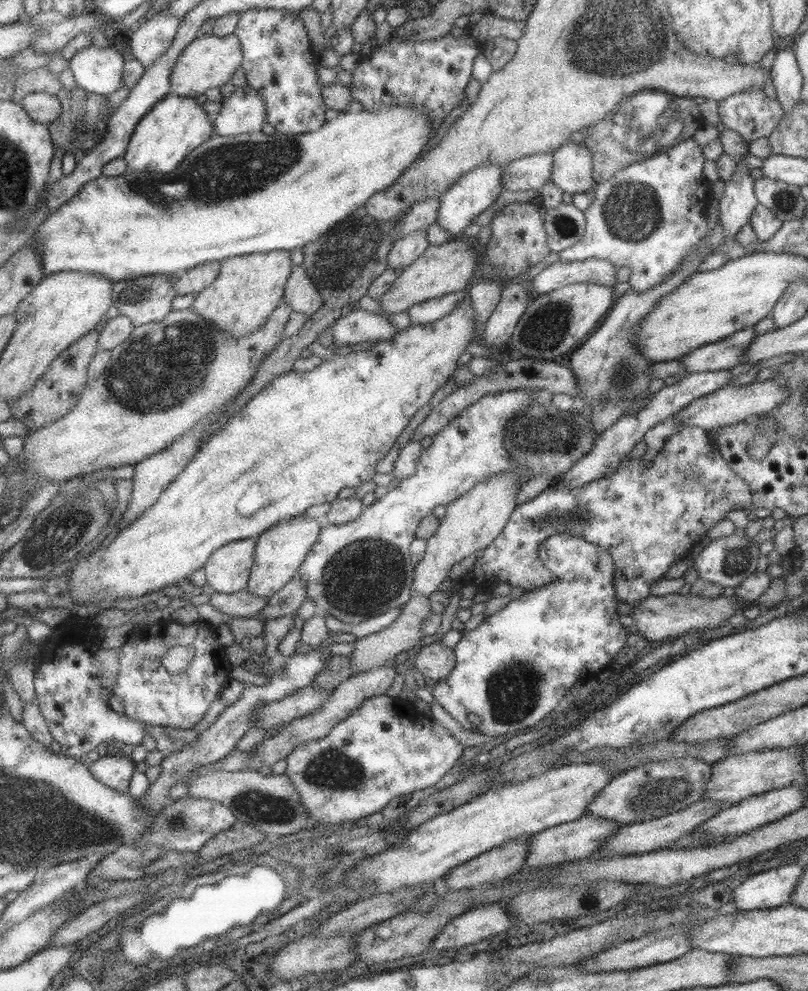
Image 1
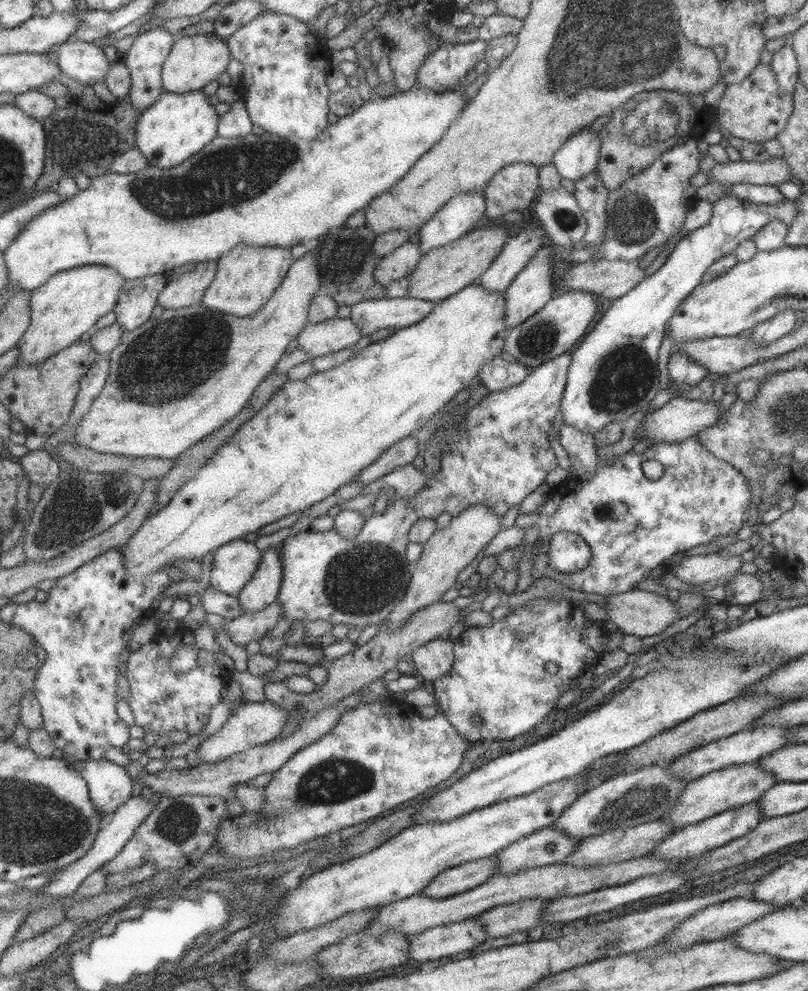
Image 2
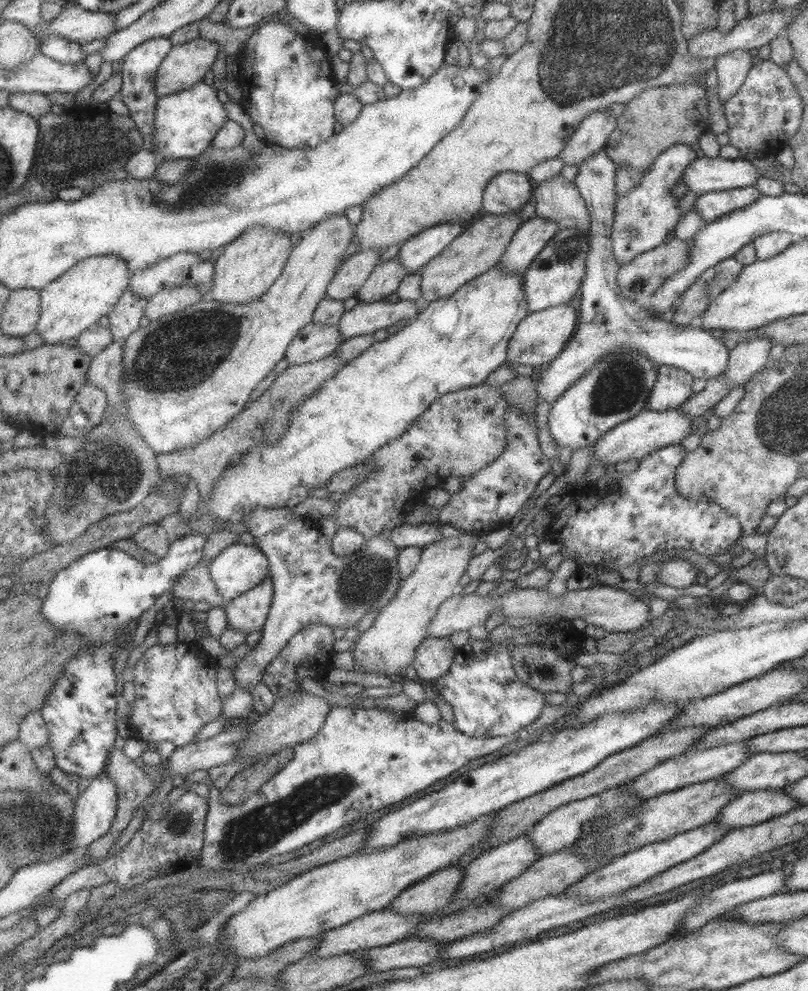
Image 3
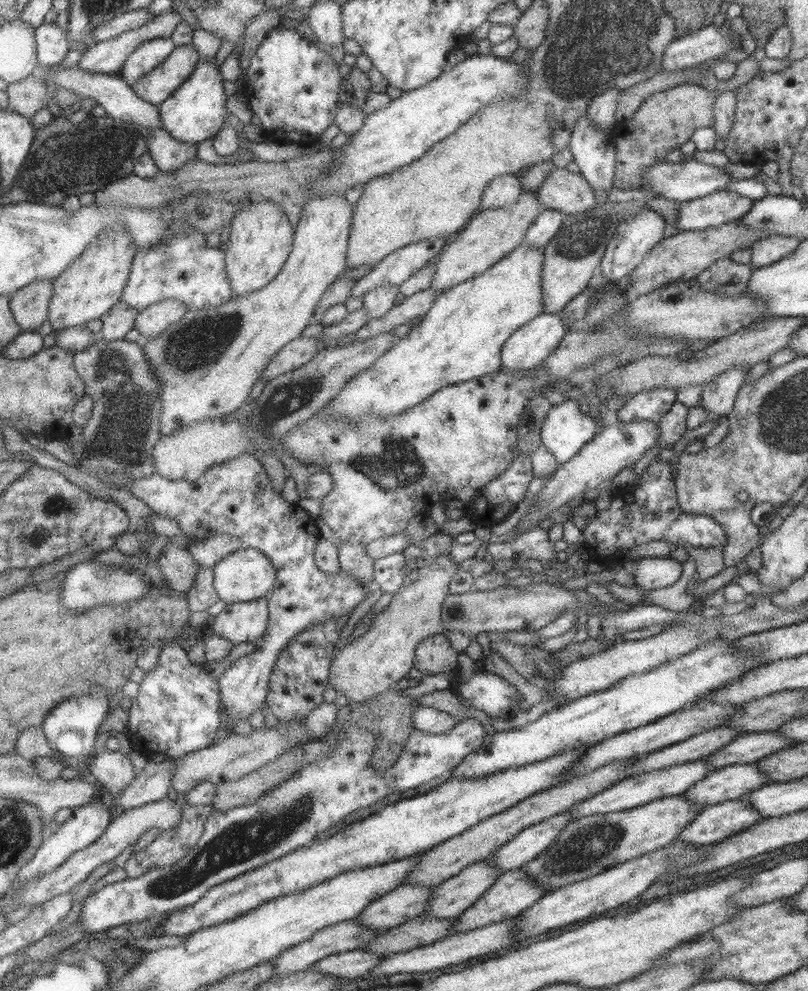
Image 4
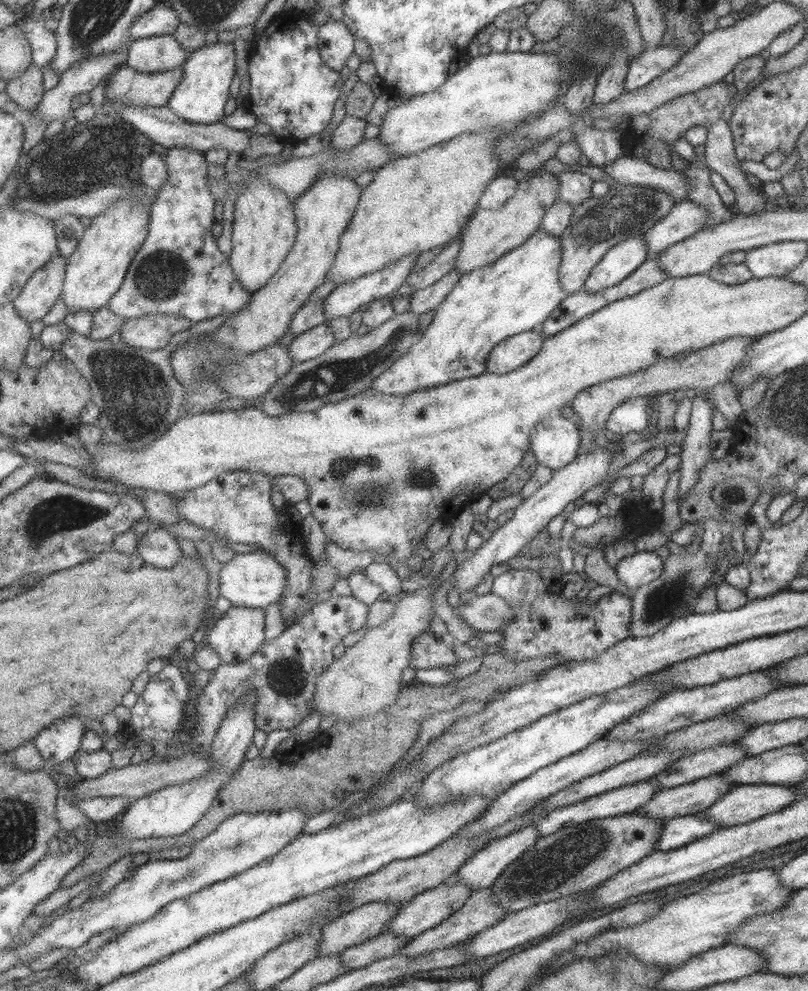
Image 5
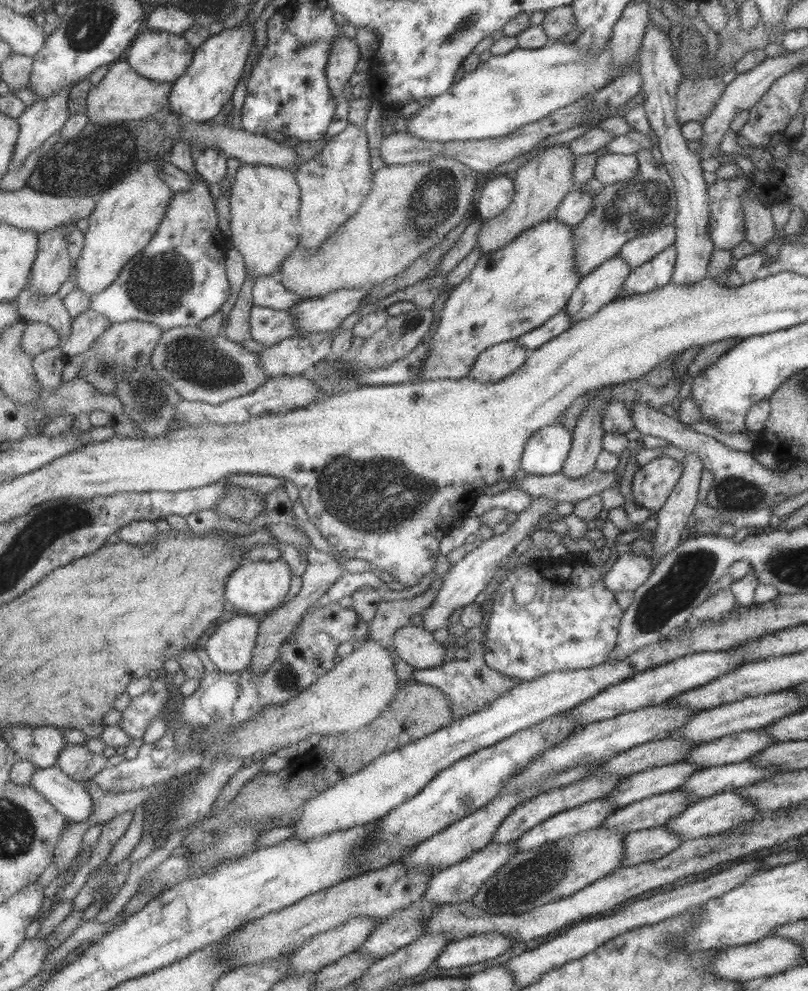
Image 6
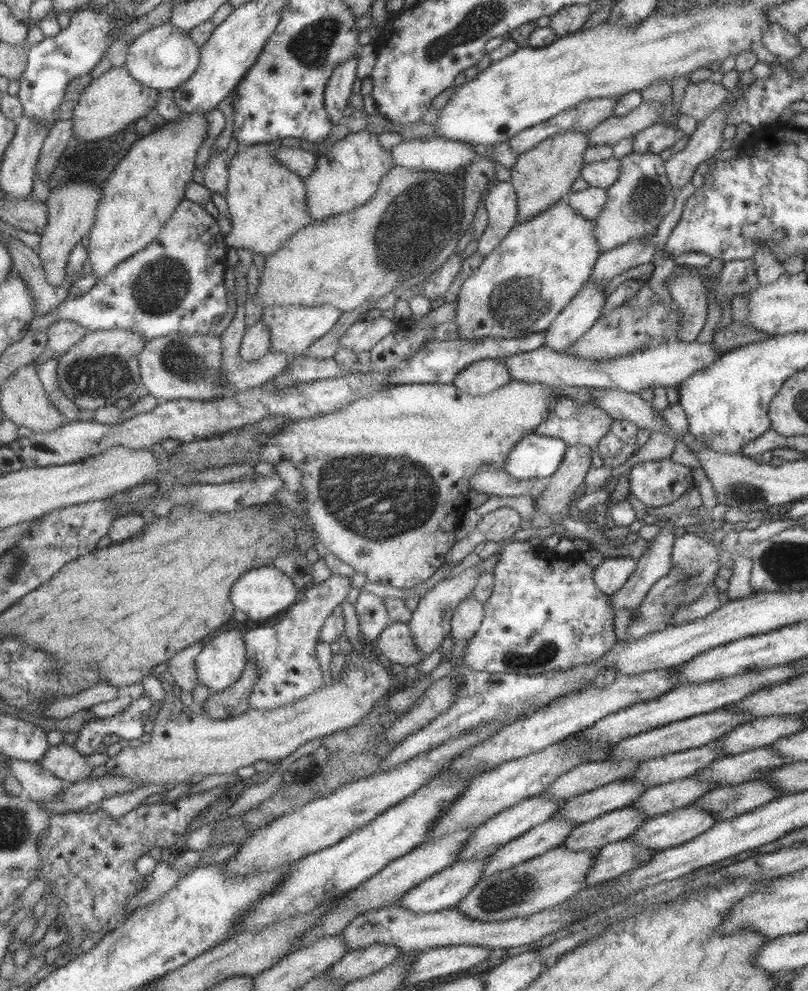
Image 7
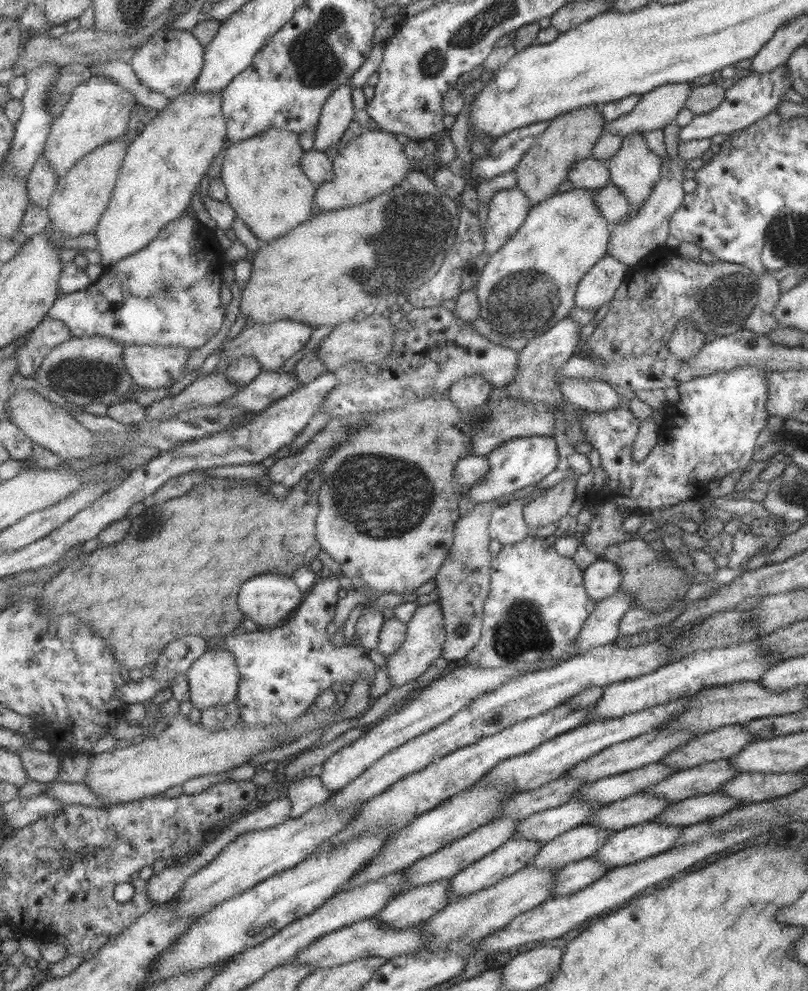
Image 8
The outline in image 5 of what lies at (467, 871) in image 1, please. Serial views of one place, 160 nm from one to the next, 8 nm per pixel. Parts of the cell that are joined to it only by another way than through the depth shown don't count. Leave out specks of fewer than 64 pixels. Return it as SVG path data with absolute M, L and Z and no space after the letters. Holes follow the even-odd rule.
M367 903L323 925L318 931L320 939L315 957L335 956L350 946L381 934L403 905Z

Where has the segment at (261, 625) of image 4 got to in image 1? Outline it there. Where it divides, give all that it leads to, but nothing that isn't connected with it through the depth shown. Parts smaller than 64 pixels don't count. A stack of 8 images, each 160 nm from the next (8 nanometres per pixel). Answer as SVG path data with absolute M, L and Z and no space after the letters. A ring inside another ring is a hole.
M293 515L280 520L273 527L269 527L259 536L256 546L256 561L252 568L248 590L255 596L268 598L285 586L299 571L310 548L317 542L323 521L320 519Z

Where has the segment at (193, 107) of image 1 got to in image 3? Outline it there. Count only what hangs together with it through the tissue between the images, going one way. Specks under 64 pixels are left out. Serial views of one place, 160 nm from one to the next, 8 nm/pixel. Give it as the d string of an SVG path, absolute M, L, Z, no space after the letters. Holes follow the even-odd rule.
M201 81L186 91L159 97L156 108L156 134L150 145L159 162L173 159L195 159L203 156L228 121L227 108L219 100L213 85Z

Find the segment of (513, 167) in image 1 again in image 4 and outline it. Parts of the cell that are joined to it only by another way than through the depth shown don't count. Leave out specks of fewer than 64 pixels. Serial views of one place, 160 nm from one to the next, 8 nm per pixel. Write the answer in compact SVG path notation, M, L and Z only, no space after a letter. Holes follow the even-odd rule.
M509 174L495 177L483 189L480 200L481 208L501 208L503 205L512 203L518 199L522 189L517 175Z

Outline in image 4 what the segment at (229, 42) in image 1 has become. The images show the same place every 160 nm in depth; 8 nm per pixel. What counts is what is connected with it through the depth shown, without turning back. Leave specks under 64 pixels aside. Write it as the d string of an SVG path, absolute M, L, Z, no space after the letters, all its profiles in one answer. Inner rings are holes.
M193 44L177 46L163 64L138 80L135 92L160 106L194 74L201 59Z

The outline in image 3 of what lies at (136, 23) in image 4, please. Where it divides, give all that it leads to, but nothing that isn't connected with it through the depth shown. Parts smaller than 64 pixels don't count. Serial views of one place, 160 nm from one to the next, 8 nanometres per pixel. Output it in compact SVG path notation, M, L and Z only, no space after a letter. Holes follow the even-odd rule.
M67 2L61 14L49 24L41 24L36 30L40 42L43 35L56 34L81 44L93 40L106 40L116 32L115 13L99 13L85 10L75 2Z

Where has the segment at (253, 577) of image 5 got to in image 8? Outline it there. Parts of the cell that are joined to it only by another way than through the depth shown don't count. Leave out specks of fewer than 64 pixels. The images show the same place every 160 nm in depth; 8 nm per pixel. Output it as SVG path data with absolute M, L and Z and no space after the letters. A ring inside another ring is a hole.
M267 572L243 584L238 601L242 611L259 628L271 628L297 610L301 591L291 577Z

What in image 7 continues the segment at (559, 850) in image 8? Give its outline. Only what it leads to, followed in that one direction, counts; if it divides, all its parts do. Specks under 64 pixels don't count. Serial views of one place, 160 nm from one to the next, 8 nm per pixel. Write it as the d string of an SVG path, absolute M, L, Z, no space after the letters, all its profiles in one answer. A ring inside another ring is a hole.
M625 806L619 810L612 810L589 822L577 825L575 830L569 831L560 846L569 852L591 851L593 853L605 844L629 838L645 819L646 815L636 808Z

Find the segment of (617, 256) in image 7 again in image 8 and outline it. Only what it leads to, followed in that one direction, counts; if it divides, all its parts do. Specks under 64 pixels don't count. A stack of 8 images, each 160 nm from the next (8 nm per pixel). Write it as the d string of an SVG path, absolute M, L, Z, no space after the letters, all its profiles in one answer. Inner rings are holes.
M606 254L577 283L574 305L583 310L601 308L613 298L615 289L623 282L627 272L627 265Z

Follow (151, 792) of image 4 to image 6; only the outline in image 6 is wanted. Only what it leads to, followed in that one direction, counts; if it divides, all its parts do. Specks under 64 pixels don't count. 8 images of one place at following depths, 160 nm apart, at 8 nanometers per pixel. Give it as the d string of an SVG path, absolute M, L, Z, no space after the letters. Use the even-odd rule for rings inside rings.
M57 765L37 769L31 785L75 823L83 822L93 814L95 801L86 786L73 780Z

